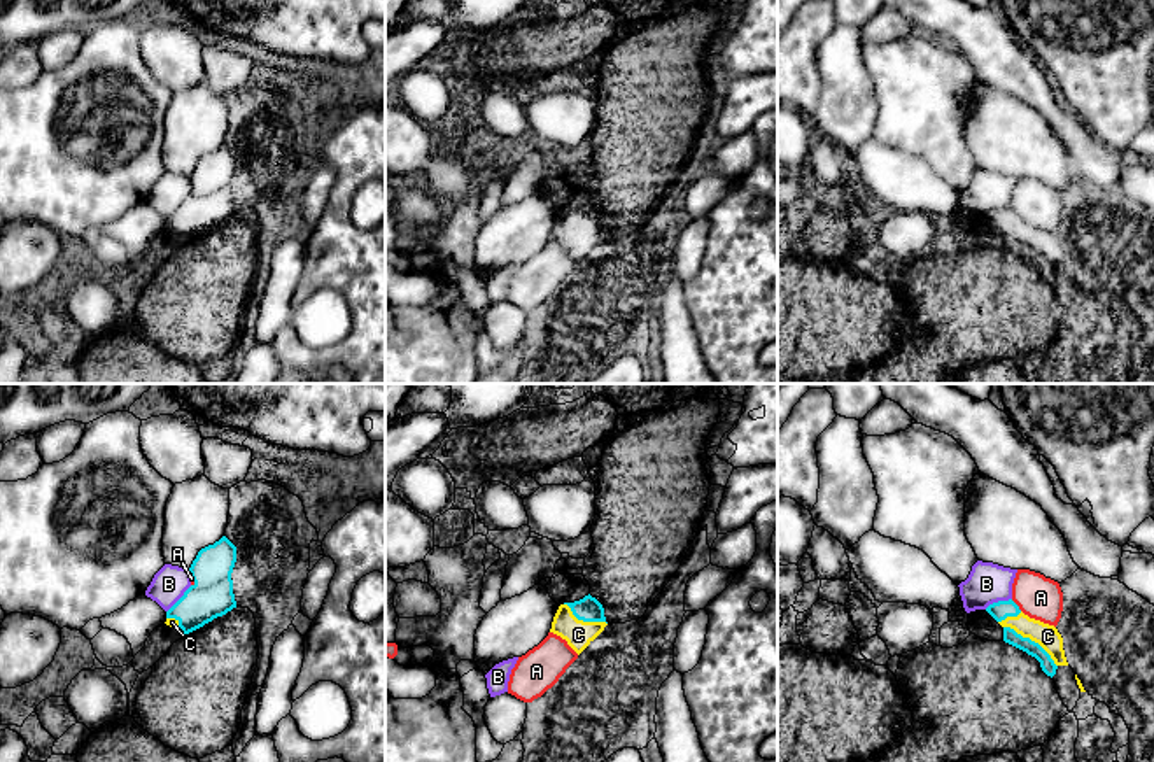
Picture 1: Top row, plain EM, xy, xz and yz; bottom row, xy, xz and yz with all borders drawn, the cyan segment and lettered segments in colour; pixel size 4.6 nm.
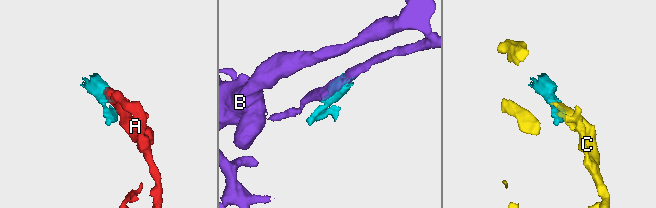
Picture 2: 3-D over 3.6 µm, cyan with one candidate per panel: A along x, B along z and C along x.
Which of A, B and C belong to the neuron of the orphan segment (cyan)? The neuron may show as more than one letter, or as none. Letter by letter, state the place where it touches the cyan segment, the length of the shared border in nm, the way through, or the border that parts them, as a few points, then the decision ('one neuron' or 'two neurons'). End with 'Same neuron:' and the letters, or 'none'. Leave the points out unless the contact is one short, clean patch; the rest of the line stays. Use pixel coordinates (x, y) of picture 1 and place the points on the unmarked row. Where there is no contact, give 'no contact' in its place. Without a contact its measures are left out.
A: meets cyan in yz at (1016, 212); contact 80 nm long; runs through yz (1000, 218), (1016, 212), (1025, 205), (1041, 205); one neuron
B: meets cyan in xy at (179, 207); contact 170 nm long; two neurons
C: meets cyan in yz at (1030, 247); contact 320 nm long; two neurons
Same neuron: A

